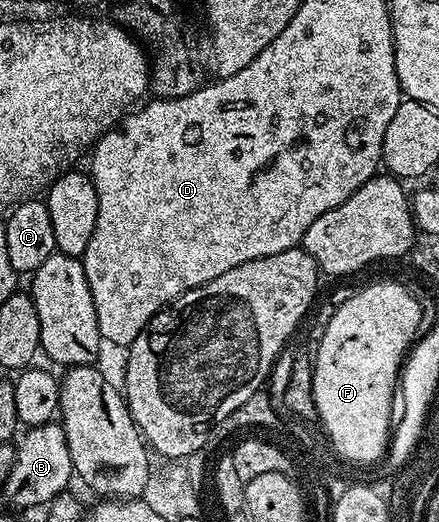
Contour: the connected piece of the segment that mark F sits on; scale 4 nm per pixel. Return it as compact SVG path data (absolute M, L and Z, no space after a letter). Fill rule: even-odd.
M379 281L379 283L372 283L369 287L361 286L356 296L350 298L345 304L337 306L333 315L328 320L325 333L322 334L322 339L315 344L316 355L314 354L313 366L313 401L316 403L317 413L319 415L319 422L324 422L323 434L331 437L336 444L338 450L342 453L353 455L354 461L360 462L374 462L385 458L385 453L381 450L383 447L383 428L385 428L385 420L389 417L386 411L386 389L393 382L392 374L394 373L394 361L396 359L401 361L400 350L402 344L408 343L408 335L410 328L416 325L416 311L422 306L421 300L410 291L404 295L400 292L400 283L396 287L390 287L386 281Z

